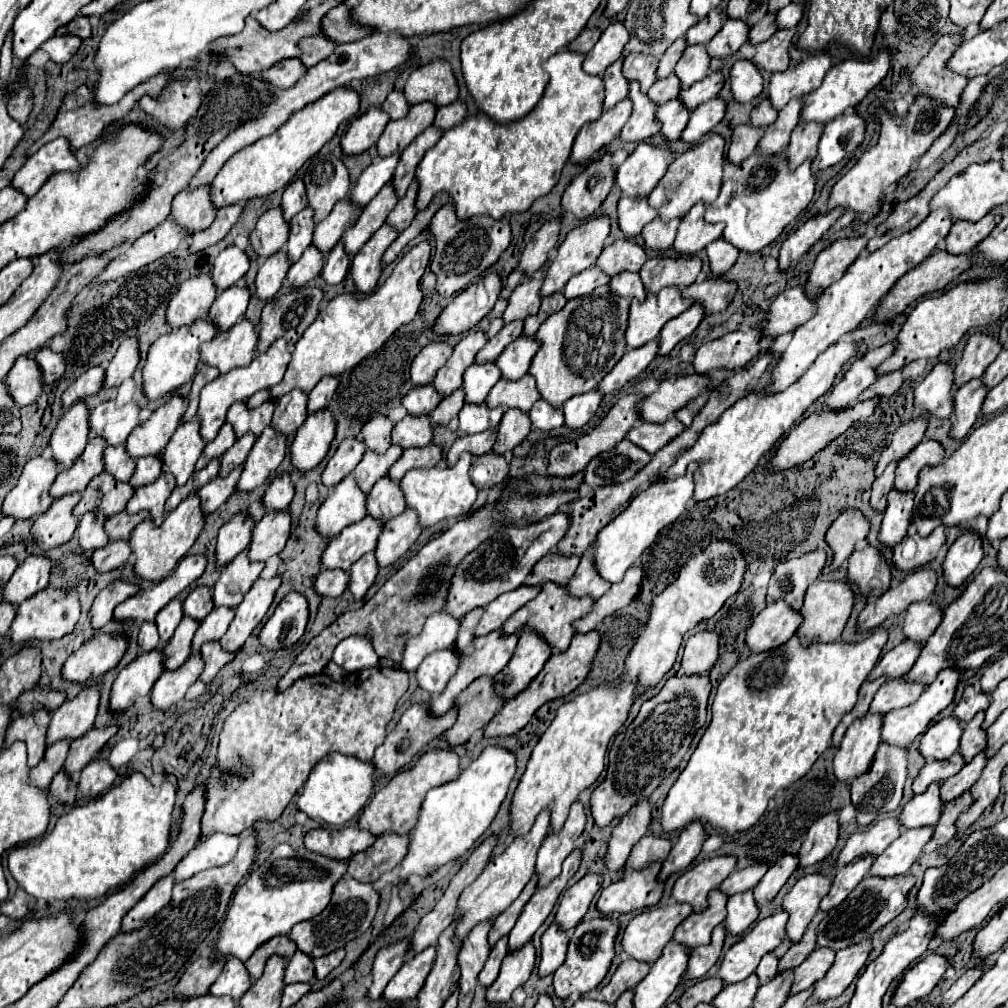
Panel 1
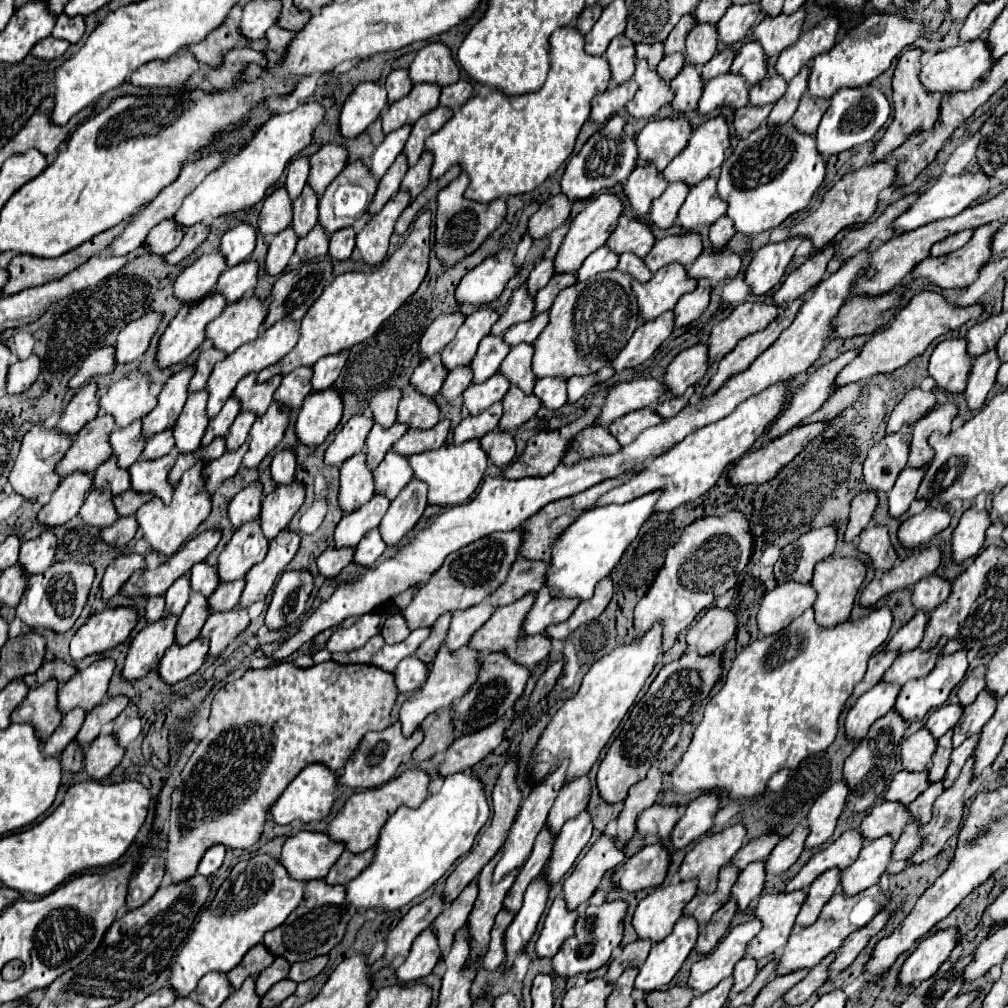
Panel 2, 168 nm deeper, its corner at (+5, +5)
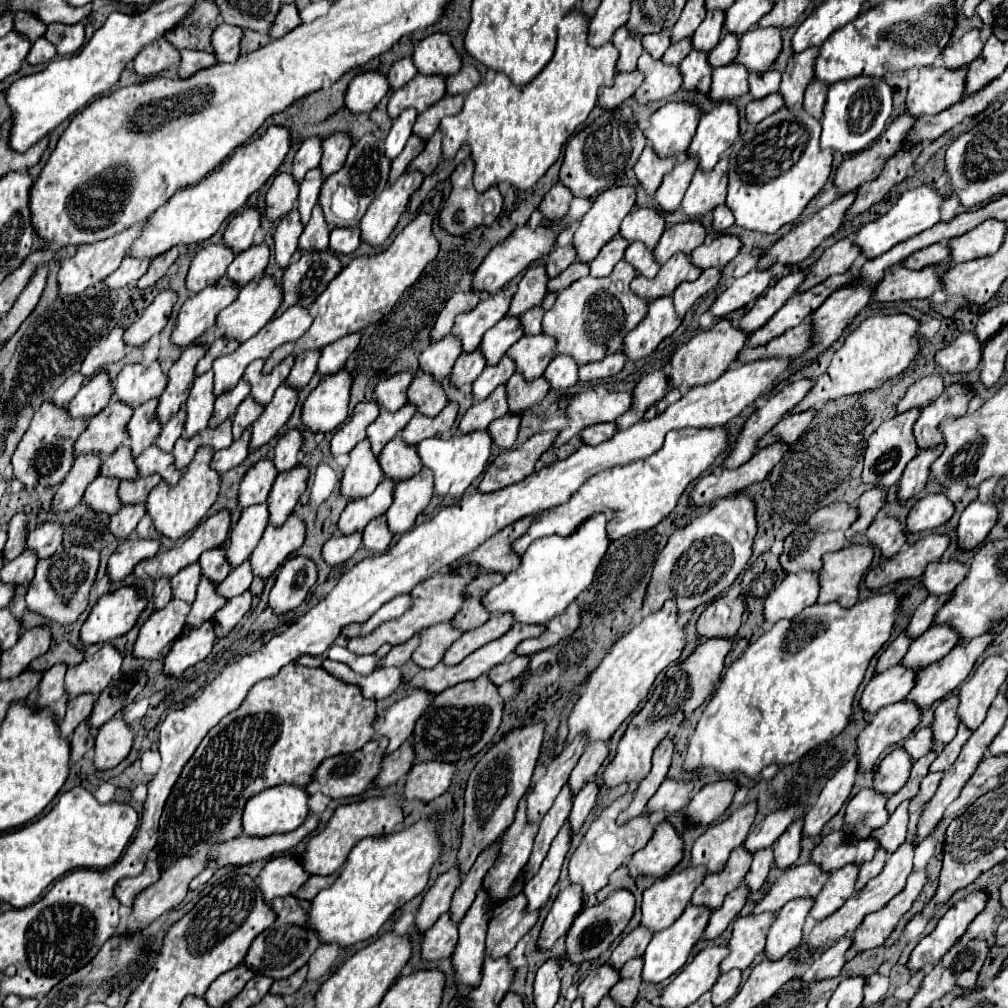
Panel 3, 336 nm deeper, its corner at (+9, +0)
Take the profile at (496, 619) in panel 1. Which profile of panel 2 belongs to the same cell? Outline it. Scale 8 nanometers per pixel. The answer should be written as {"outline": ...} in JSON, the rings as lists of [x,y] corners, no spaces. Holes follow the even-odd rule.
{"outline":[[[479,603],[475,607],[469,607],[465,611],[453,613],[449,631],[441,643],[441,647],[447,647],[449,651],[457,651],[463,645],[467,645],[467,641],[471,639],[471,635],[493,615],[495,609],[491,609],[491,605],[487,603]]]}

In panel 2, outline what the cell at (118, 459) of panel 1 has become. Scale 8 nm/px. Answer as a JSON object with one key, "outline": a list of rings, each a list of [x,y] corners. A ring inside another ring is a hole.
{"outline":[[[135,419],[131,425],[127,425],[123,429],[115,429],[111,433],[113,453],[119,459],[119,465],[123,469],[127,469],[131,463],[135,463],[141,457],[145,443],[147,443],[147,437],[143,435],[141,419]]]}

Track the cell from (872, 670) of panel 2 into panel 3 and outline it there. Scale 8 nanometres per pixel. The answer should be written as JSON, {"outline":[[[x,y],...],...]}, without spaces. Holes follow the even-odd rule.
{"outline":[[[901,632],[901,634],[887,646],[887,650],[879,656],[877,666],[875,666],[875,674],[879,674],[879,672],[883,672],[883,670],[887,670],[887,668],[891,668],[891,666],[895,666],[895,664],[899,664],[901,658],[905,656],[907,648],[909,648],[909,642],[911,642],[911,638],[907,638],[905,632]]]}

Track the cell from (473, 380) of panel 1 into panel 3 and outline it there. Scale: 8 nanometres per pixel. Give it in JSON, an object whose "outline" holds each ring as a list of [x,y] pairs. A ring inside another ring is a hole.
{"outline":[[[503,318],[491,330],[485,332],[481,340],[481,352],[485,356],[485,366],[495,366],[499,358],[523,336],[519,318]]]}

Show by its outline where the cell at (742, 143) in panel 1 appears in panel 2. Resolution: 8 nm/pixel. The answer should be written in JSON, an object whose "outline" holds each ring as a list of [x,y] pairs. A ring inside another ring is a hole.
{"outline":[[[745,105],[741,109],[735,111],[735,131],[737,135],[747,135],[751,131],[755,131],[771,113],[773,105]]]}

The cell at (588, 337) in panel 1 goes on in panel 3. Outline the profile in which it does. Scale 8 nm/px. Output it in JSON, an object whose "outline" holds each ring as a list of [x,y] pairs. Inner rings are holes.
{"outline":[[[621,260],[605,278],[581,278],[557,294],[557,300],[543,316],[543,334],[555,338],[555,356],[571,354],[577,366],[599,362],[607,354],[623,348],[623,338],[647,314],[647,302],[629,290],[629,282],[637,276],[631,264]]]}

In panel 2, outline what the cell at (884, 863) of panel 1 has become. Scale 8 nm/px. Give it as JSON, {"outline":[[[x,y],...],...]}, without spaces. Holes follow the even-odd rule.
{"outline":[[[881,837],[863,845],[857,861],[847,867],[841,875],[841,893],[853,897],[863,889],[877,885],[879,877],[885,873],[885,867],[891,859],[893,841],[891,837]]]}

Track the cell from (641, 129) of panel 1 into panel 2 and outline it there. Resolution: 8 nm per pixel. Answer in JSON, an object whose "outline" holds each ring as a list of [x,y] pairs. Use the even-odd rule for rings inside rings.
{"outline":[[[637,61],[637,71],[633,77],[639,83],[639,91],[627,103],[627,111],[635,119],[651,119],[663,105],[673,99],[673,89],[669,81],[663,81],[655,69],[647,65],[647,61]]]}

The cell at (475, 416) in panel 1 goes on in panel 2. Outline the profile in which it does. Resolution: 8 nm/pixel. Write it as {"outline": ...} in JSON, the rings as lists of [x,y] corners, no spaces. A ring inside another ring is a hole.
{"outline":[[[495,373],[485,383],[471,383],[469,389],[463,393],[463,405],[471,415],[483,413],[483,409],[491,407],[495,401],[501,401],[509,389],[507,377]]]}

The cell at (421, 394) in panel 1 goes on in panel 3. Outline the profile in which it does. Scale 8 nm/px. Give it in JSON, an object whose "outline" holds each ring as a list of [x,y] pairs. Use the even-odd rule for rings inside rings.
{"outline":[[[449,334],[437,342],[431,342],[429,348],[423,350],[423,354],[419,356],[419,368],[421,372],[431,374],[437,382],[443,382],[451,374],[451,368],[459,354],[459,342]]]}

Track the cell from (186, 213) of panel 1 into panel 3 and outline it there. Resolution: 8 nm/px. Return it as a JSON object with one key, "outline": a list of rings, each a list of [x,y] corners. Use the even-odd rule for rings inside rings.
{"outline":[[[125,256],[121,266],[111,276],[105,278],[105,284],[109,288],[123,288],[127,284],[133,284],[147,272],[149,264],[151,264],[149,258],[127,258]]]}

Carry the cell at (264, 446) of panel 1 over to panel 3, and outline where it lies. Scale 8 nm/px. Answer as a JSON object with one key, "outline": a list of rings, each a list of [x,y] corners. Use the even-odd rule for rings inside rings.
{"outline":[[[281,384],[273,400],[265,406],[263,414],[251,426],[251,442],[249,442],[251,452],[261,448],[263,444],[267,444],[271,438],[279,434],[279,430],[289,420],[295,404],[297,404],[297,390],[287,384]]]}

